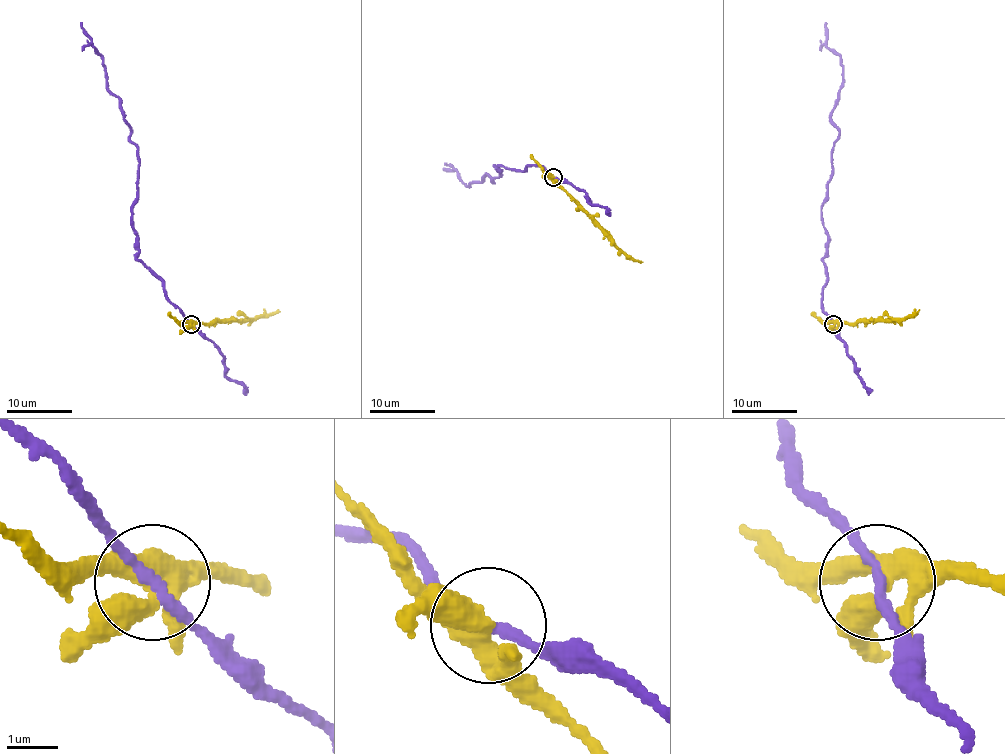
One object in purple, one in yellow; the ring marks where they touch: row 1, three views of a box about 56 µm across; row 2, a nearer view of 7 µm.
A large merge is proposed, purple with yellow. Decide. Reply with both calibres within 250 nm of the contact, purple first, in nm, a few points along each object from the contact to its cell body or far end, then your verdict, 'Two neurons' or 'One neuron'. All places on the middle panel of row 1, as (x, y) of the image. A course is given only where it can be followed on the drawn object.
Thickness 200 nm (purple) against 400 nm. Course of purple: (554, 177), (539, 166), (494, 164), (501, 176), (493, 182), (486, 174), (466, 185), (443, 171). Course of yellow: (554, 177), (615, 243), (634, 260), (643, 261). One neuron

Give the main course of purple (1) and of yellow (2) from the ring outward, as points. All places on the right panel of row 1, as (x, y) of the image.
1: (834, 323), (822, 307), (820, 206), (839, 137), (830, 112), (842, 59), (827, 46), (827, 23)
2: (834, 323), (900, 322), (918, 312)

